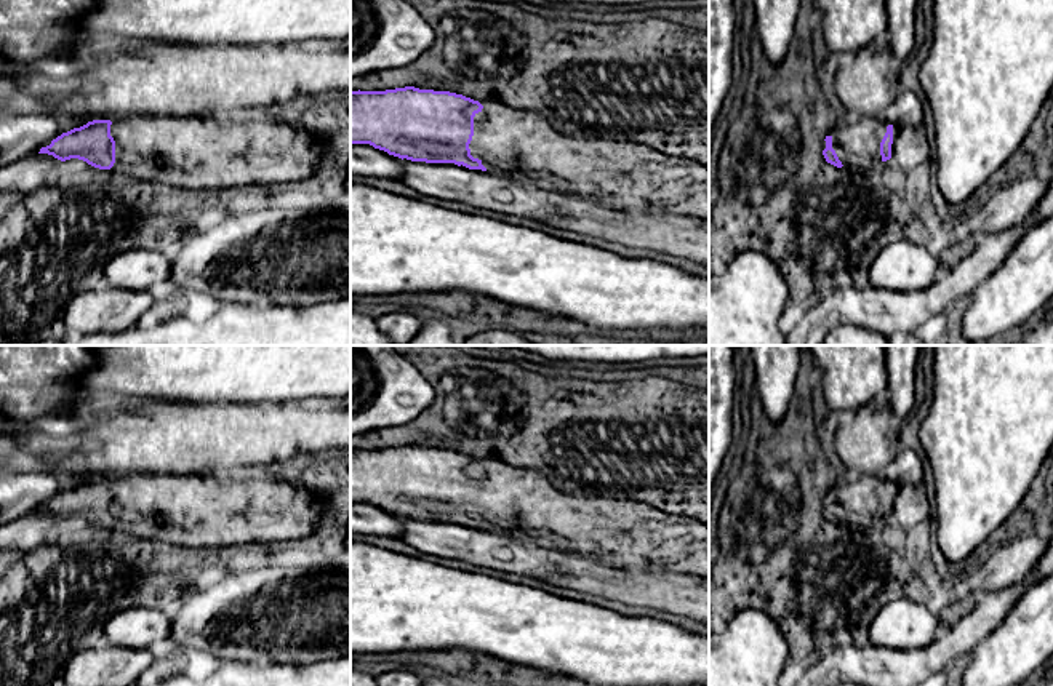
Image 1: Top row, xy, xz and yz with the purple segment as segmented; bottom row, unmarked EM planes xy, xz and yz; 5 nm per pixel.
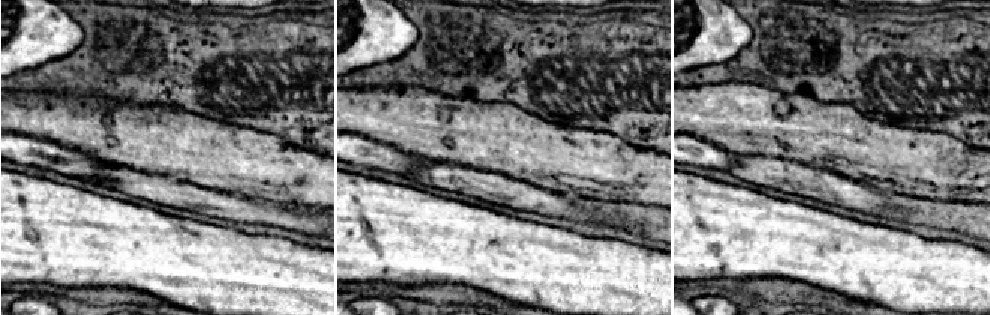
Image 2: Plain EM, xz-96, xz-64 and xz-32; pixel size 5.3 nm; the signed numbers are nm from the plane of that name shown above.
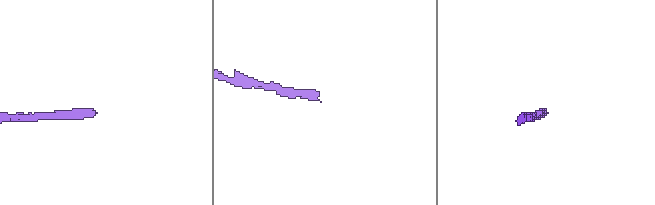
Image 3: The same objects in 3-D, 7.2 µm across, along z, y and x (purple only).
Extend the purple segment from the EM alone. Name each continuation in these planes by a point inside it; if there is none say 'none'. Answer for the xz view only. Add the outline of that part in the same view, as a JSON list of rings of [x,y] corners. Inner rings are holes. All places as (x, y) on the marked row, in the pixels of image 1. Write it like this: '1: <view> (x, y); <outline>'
1: xz (629, 176); [[[496,101],[478,102],[483,109],[474,117],[474,136],[469,149],[470,155],[478,158],[488,173],[571,192],[626,213],[659,213],[679,221],[709,221],[709,168],[701,163],[666,155],[661,150],[639,142],[570,136],[557,131],[538,114],[514,110]]]

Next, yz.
1: yz (856, 143); [[[858,117],[837,123],[827,136],[832,138],[832,149],[848,173],[880,173],[891,162],[882,160],[880,142],[891,125],[885,118]]]

